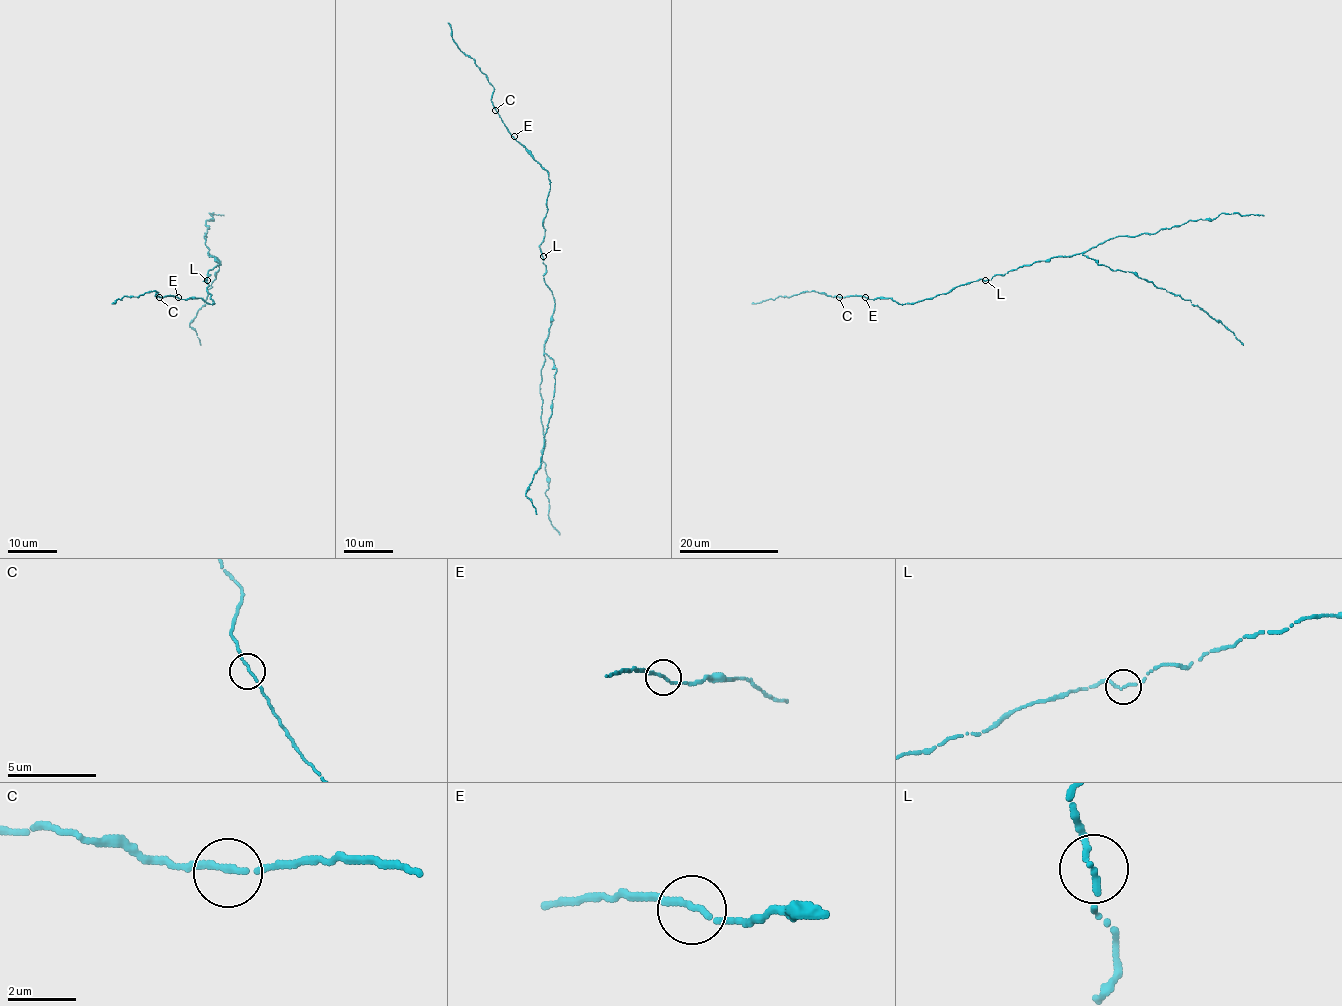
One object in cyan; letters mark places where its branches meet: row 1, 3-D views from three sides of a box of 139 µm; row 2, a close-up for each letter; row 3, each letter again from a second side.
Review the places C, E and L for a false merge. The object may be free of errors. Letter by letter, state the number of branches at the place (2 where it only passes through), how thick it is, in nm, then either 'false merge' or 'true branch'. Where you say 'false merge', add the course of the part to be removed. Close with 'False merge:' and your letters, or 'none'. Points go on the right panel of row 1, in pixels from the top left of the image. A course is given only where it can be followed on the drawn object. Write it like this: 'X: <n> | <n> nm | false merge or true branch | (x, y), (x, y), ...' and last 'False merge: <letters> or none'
C: 2 | 160 nm | true branch
E: 2 | 150 nm | true branch
L: 2 | 150 nm | true branch
False merge: none

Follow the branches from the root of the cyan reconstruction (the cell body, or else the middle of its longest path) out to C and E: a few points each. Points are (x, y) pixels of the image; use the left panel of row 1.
C: (210, 275), (204, 281), (209, 285), (206, 289), (214, 304), (208, 304), (200, 297), (159, 297)
E: (210, 275), (204, 281), (209, 285), (206, 289), (214, 304), (208, 304), (200, 297), (178, 297)

